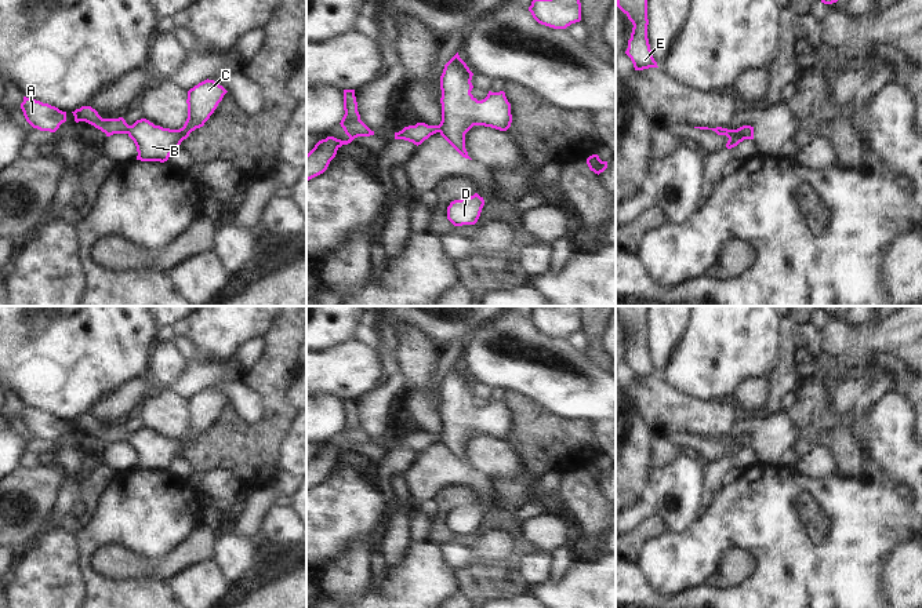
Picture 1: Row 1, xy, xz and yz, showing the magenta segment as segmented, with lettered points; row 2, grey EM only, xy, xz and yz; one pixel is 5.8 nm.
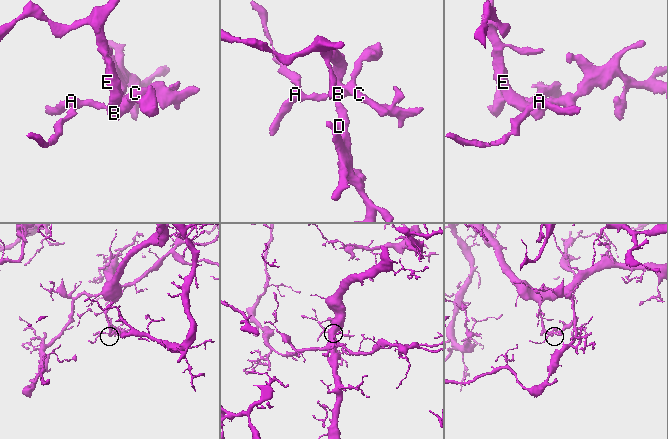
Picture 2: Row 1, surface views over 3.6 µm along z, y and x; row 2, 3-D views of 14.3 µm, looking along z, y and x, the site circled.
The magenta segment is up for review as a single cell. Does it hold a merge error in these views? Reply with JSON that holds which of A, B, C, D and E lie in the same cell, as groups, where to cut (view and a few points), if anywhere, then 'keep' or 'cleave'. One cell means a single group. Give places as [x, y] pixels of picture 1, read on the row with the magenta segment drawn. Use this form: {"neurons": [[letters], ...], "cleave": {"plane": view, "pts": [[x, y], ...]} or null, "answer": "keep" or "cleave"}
{"neurons": [["A", "B", "C", "D", "E"]], "cleave": null, "answer": "keep"}

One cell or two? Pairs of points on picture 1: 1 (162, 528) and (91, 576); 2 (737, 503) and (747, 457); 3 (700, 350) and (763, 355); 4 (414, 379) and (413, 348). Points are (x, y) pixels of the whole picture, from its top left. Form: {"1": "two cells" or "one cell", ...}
{"1": "one cell", "2": "two cells", "3": "one cell", "4": "one cell"}

